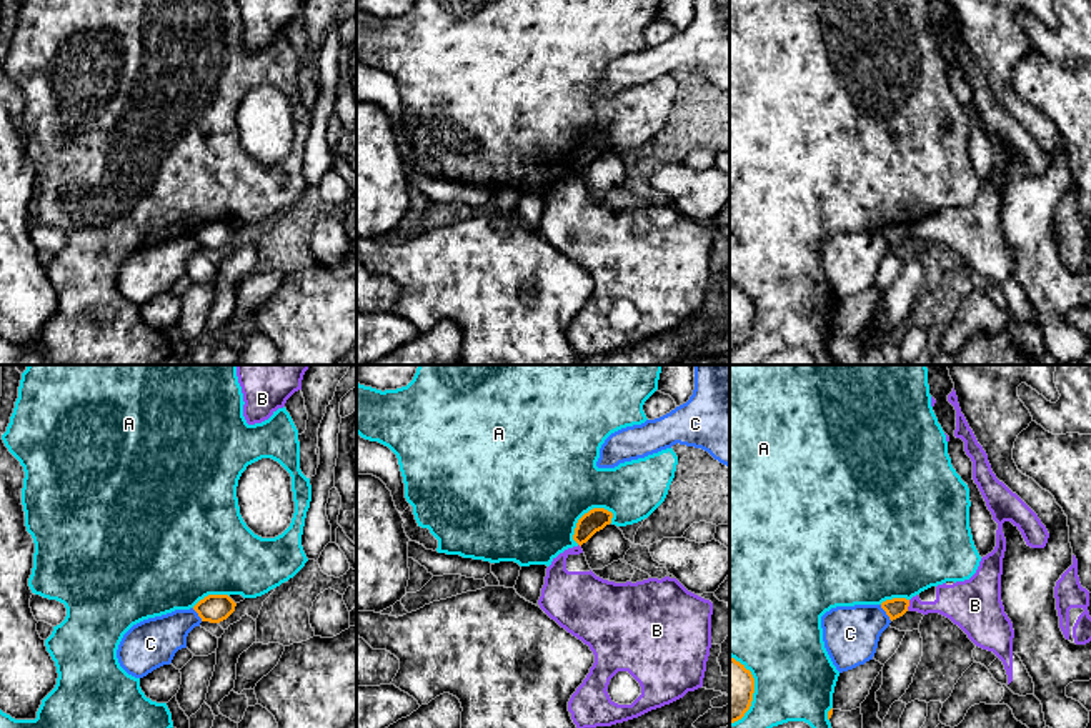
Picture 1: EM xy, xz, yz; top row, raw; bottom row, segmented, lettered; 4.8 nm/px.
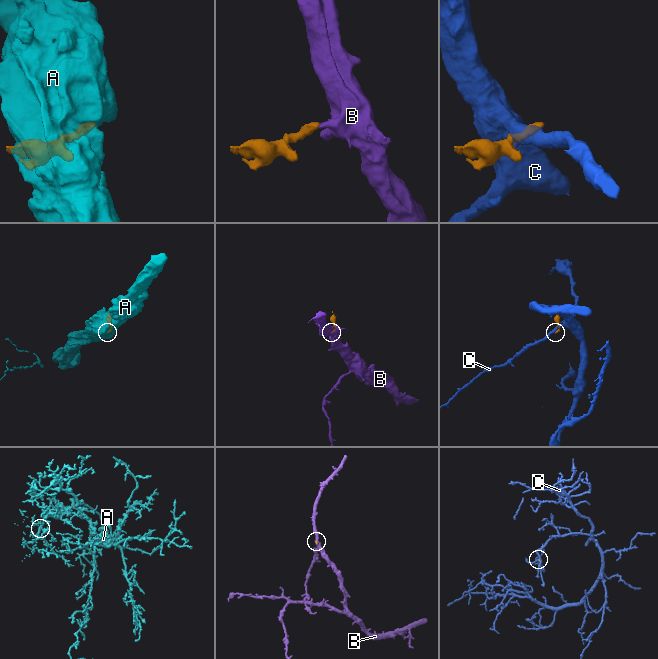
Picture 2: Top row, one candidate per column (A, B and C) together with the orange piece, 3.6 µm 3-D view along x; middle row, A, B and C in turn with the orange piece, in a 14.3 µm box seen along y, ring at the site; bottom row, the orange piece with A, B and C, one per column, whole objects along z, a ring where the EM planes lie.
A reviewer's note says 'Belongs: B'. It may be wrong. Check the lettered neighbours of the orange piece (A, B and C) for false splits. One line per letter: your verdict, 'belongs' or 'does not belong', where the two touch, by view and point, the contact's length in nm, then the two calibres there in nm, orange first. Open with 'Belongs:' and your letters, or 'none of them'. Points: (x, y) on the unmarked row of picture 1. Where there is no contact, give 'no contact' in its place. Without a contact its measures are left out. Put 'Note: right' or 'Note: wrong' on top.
Note: wrong
Belongs: none of them
A: does not belong | xz (583, 142) | 240 nm | 110/500 nm
B: does not belong | yz (908, 232) | 50 nm | 90/190 nm
C: does not belong | yz (886, 240) | 100 nm | 90/260 nm

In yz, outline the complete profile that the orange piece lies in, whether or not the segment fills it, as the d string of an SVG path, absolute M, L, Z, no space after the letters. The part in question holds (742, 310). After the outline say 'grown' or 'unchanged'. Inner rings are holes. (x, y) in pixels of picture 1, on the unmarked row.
M730 283L730 350L745 343L755 320L755 305L750 297Z; unchanged

